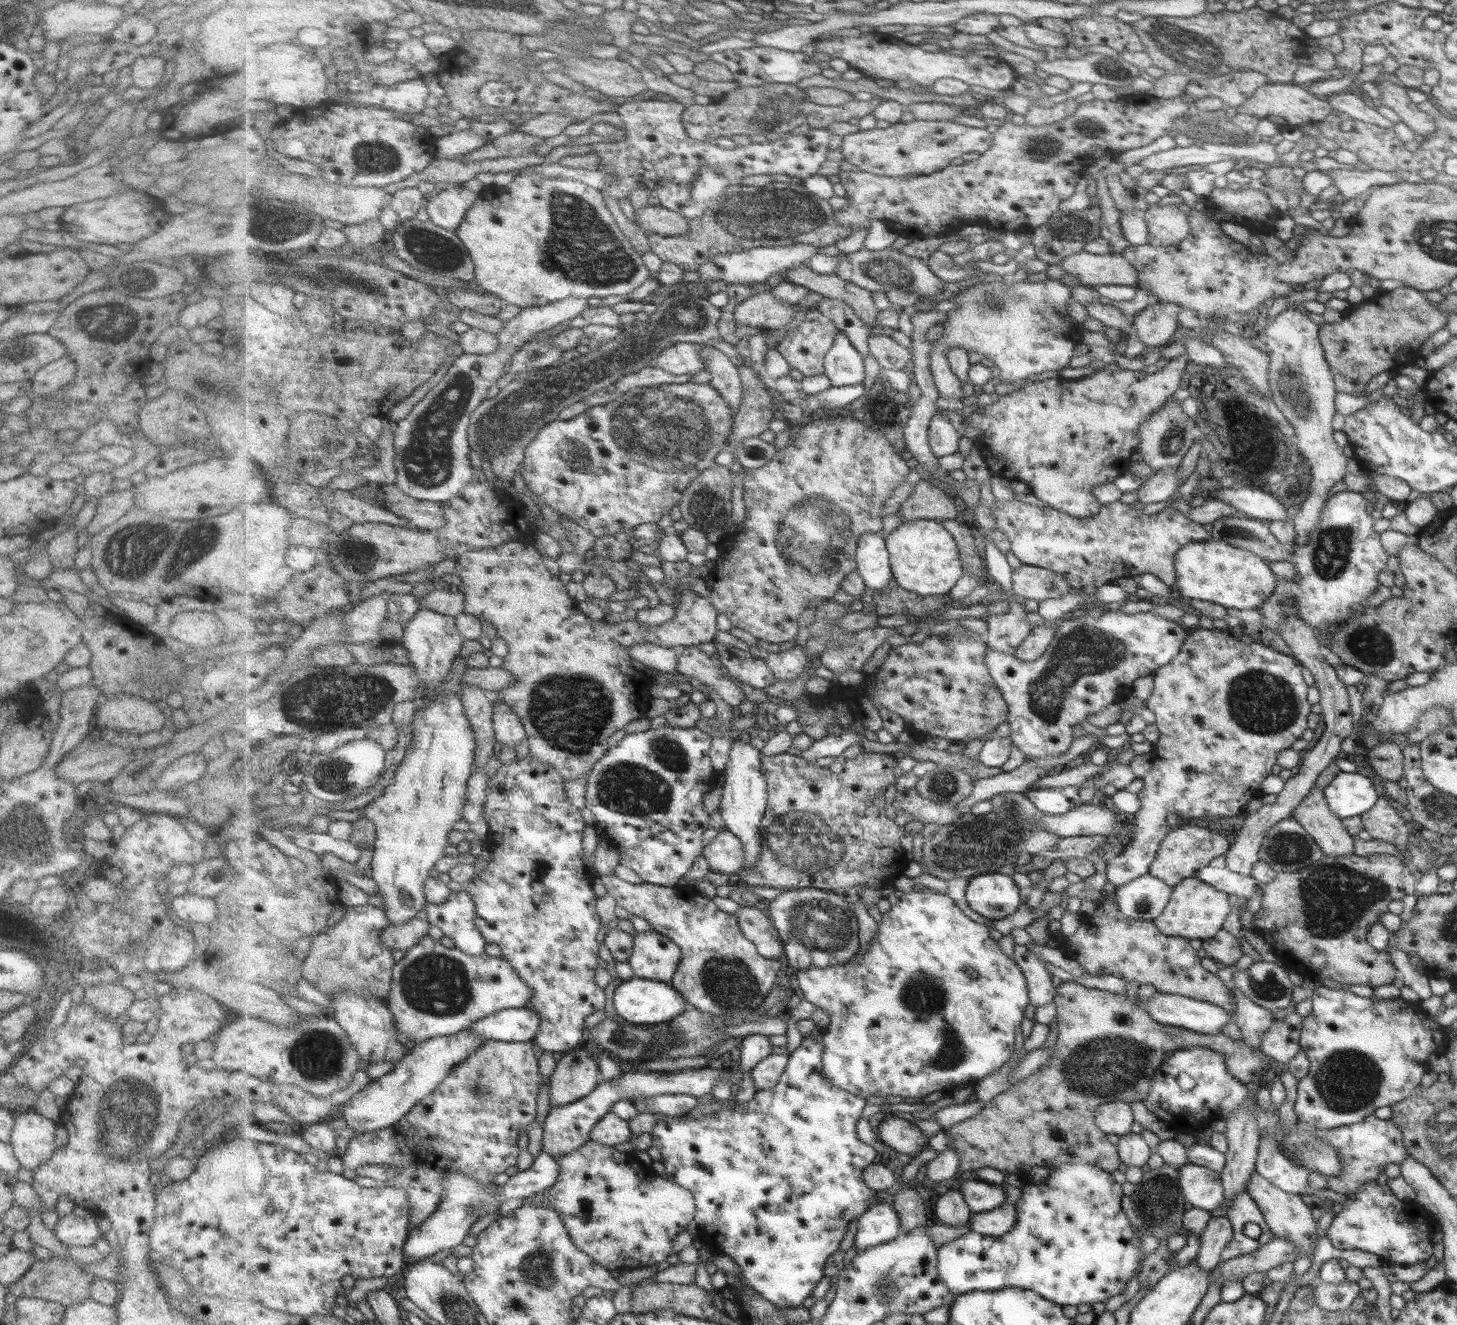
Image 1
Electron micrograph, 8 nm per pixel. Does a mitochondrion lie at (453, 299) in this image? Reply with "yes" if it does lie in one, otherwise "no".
no

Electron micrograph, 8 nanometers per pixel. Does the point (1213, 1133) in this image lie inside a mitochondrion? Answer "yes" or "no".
no

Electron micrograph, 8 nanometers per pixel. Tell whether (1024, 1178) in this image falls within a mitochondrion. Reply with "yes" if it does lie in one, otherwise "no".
no

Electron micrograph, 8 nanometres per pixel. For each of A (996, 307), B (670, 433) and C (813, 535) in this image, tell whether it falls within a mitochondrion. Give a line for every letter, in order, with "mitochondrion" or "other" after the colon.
A: mitochondrion
B: mitochondrion
C: mitochondrion

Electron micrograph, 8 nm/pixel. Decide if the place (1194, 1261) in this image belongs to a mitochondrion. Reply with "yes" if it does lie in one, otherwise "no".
no

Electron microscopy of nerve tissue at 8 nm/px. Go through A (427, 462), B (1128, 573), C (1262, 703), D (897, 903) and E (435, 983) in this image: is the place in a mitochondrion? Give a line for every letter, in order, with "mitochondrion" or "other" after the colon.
A: mitochondrion
B: other
C: mitochondrion
D: other
E: mitochondrion

